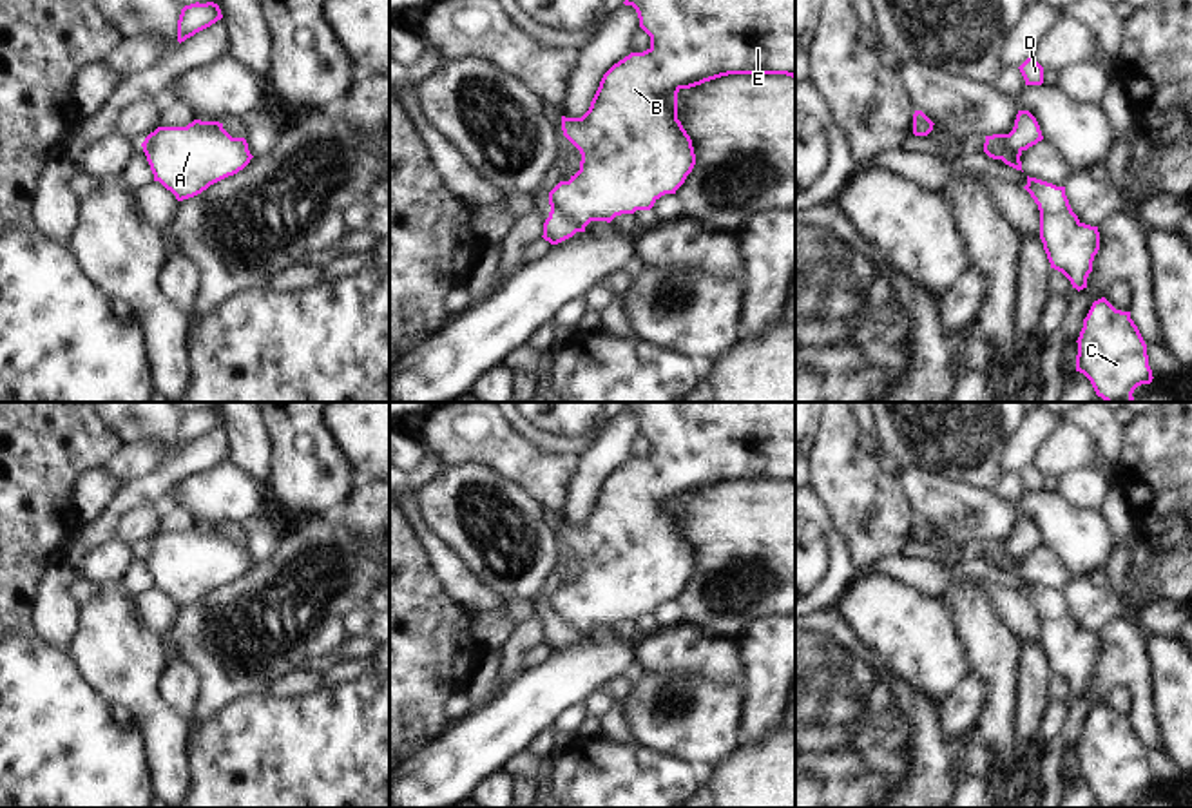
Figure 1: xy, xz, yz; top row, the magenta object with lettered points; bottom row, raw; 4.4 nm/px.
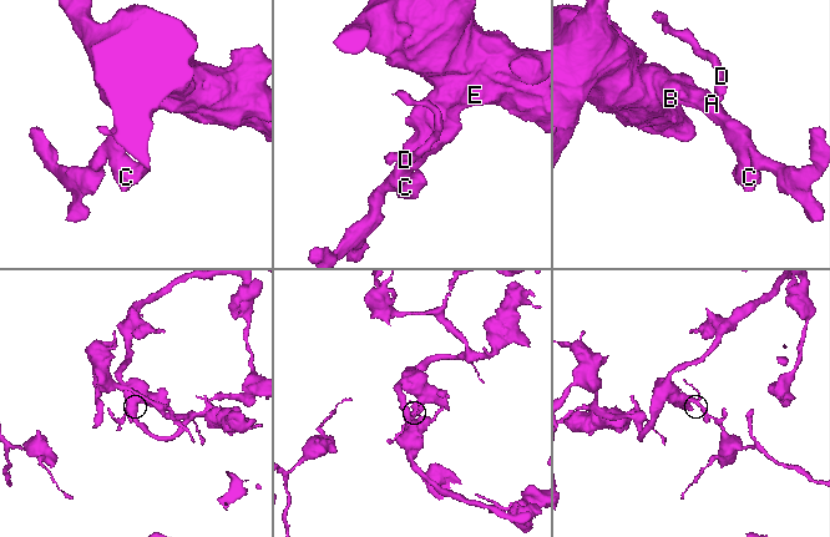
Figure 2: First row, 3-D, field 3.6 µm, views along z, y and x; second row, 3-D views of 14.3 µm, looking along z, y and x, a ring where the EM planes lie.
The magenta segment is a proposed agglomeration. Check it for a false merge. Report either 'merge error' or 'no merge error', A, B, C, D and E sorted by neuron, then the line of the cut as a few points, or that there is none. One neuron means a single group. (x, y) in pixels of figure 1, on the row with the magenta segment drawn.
merge error; groups A B C E / D; cut xz (551, 207), (576, 230)

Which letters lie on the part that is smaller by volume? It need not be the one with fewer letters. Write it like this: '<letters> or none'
D.

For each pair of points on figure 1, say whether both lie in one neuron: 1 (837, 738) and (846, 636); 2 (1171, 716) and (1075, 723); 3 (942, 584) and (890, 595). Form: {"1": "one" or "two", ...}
{"1": "one", "2": "two", "3": "two"}

